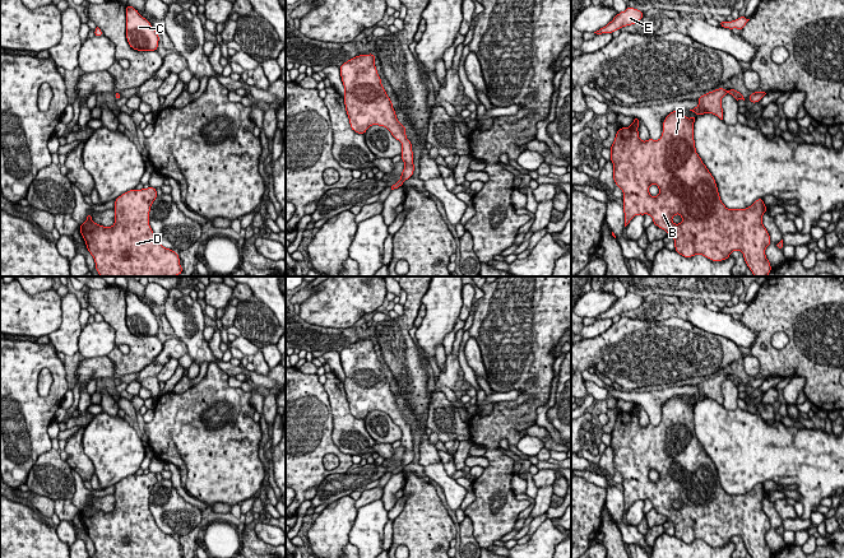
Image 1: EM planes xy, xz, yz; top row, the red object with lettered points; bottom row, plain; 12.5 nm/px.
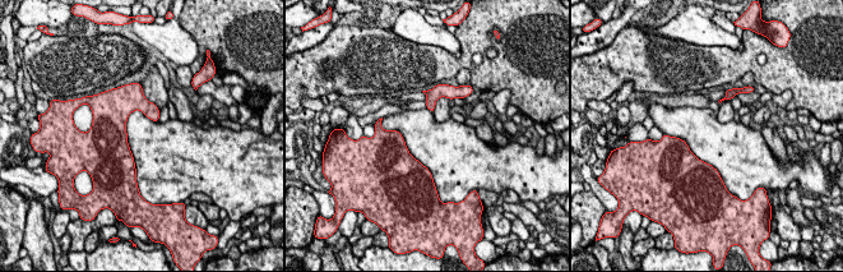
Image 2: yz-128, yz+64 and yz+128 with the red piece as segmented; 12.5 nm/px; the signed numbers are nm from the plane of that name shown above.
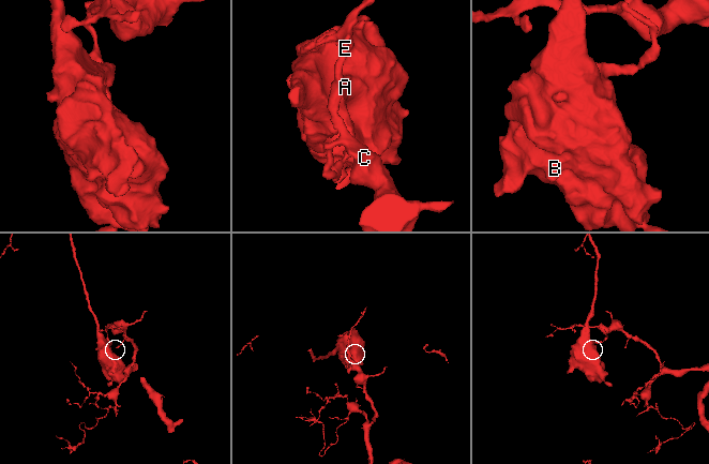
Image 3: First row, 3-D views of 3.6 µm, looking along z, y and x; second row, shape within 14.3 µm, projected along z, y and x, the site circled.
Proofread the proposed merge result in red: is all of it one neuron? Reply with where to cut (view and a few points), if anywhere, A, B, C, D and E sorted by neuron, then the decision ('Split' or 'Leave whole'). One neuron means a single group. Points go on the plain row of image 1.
Split along yz (760, 377), (763, 381). Groups: A B D / C E. Split

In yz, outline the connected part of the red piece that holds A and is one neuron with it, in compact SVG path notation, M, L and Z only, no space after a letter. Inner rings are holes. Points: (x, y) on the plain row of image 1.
M683 395L672 396L663 406L663 418L659 426L648 424L643 427L639 423L639 405L634 403L634 408L629 413L617 414L617 419L611 434L611 447L613 448L613 466L623 478L623 498L625 512L635 501L649 499L653 508L664 515L667 520L674 524L674 535L683 543L694 540L704 540L711 547L723 547L731 541L732 536L741 536L745 547L752 558L770 558L771 550L766 544L765 535L771 529L770 520L762 511L762 499L768 497L764 484L757 484L746 494L727 494L722 488L717 468L709 457L701 443L696 438L694 426L694 408L696 401L687 404L682 400ZM650 470L659 473L659 480L649 479Z

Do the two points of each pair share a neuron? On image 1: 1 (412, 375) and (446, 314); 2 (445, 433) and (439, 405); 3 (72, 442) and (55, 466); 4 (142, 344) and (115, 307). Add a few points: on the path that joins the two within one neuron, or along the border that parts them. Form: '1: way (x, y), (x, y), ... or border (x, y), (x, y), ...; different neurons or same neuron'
1: border (417, 345), (427, 366); different neurons
2: way (445, 427), (441, 412); same neuron
3: border (65, 460), (72, 468); different neurons
4: way (131, 340), (121, 330), (116, 317); same neuron

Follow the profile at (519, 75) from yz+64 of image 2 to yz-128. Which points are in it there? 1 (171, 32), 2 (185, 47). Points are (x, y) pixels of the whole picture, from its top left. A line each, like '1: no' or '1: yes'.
1: no
2: no

